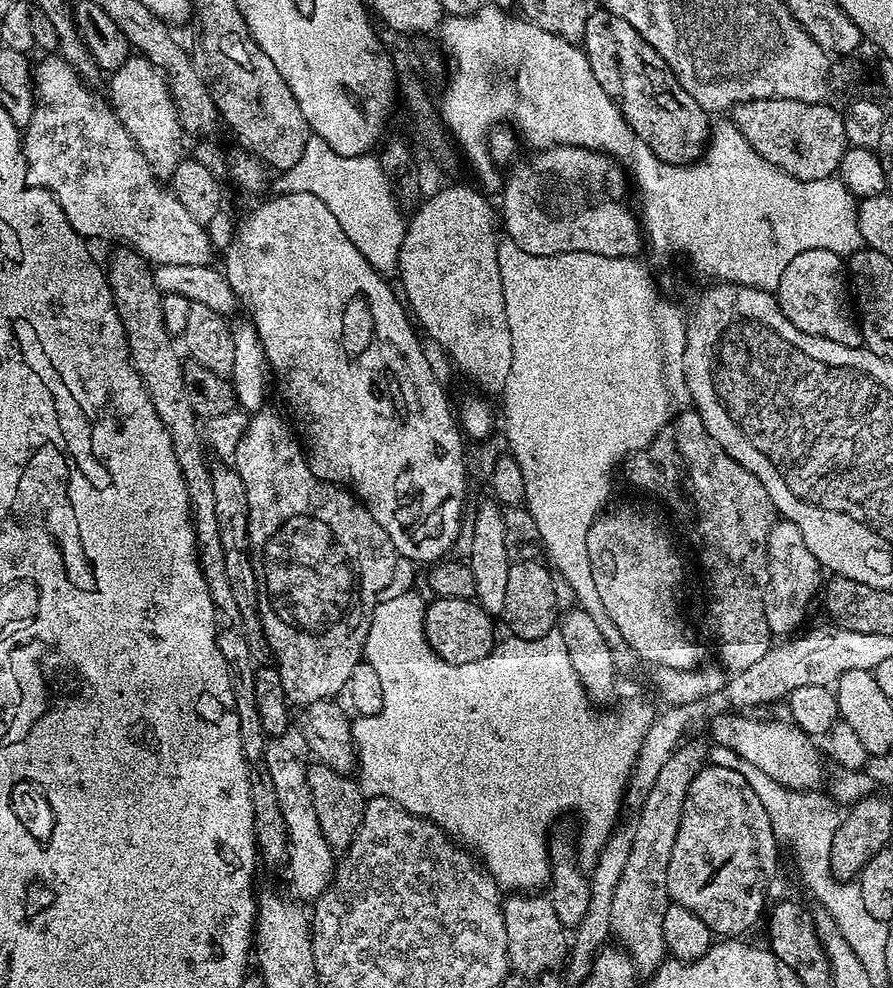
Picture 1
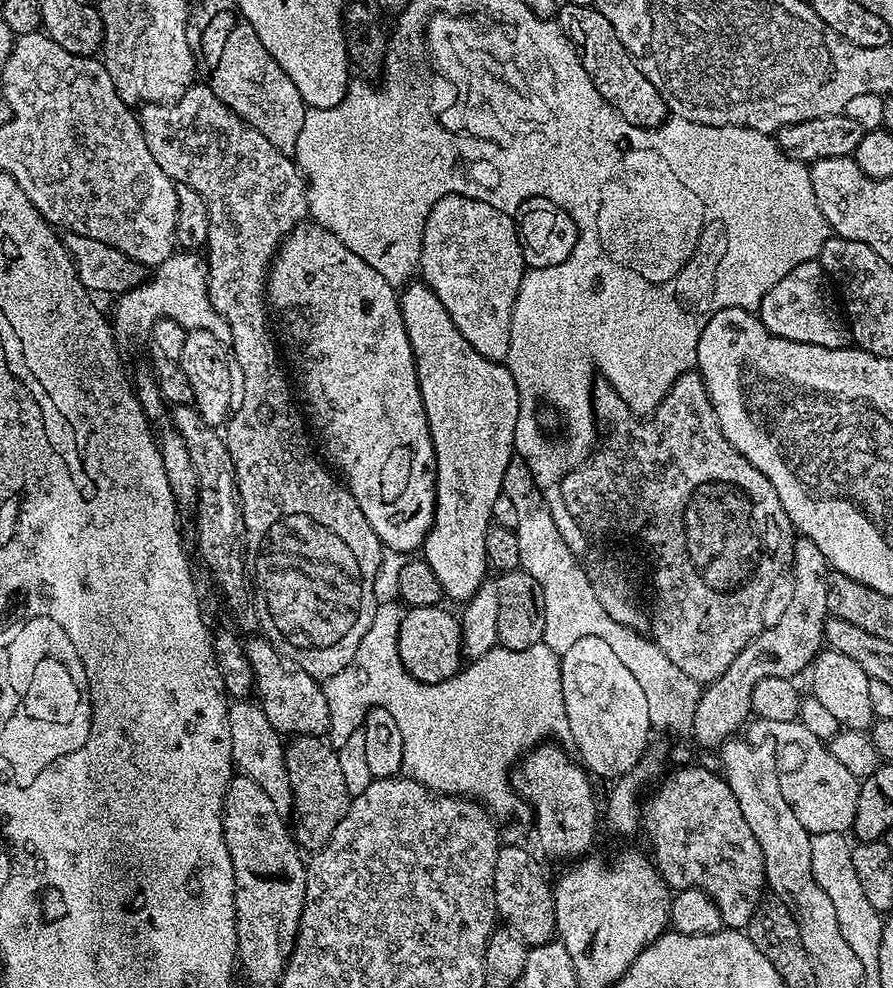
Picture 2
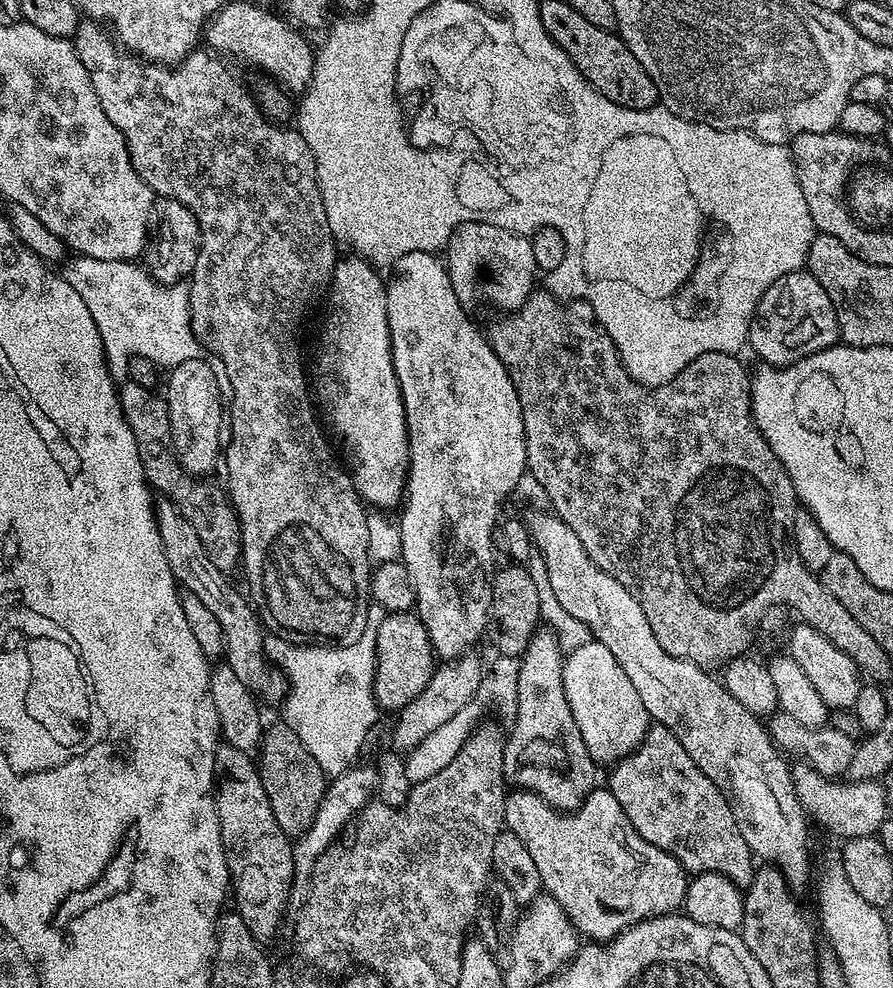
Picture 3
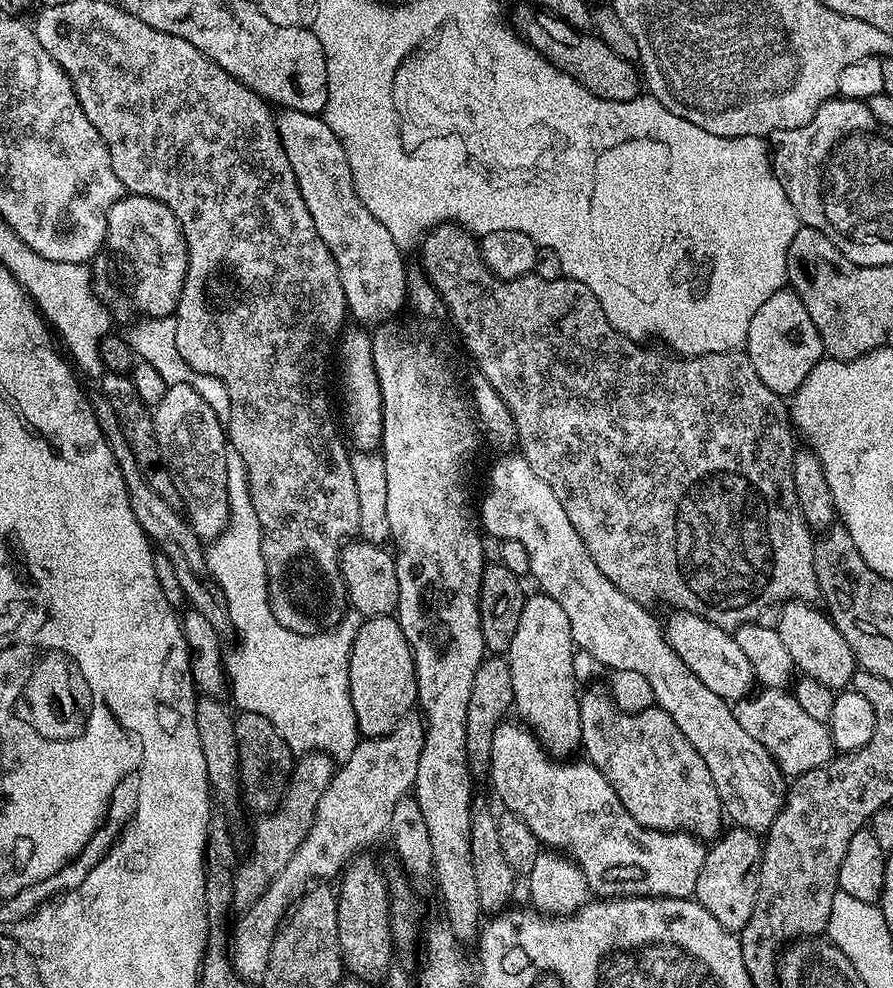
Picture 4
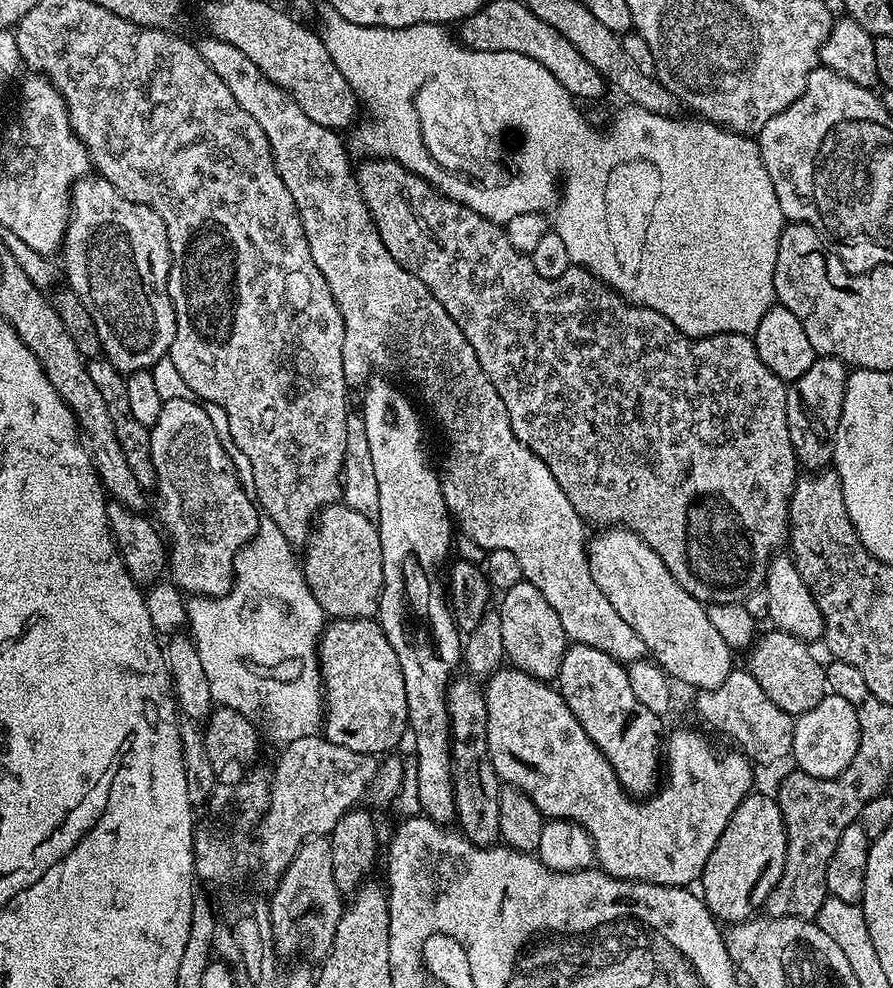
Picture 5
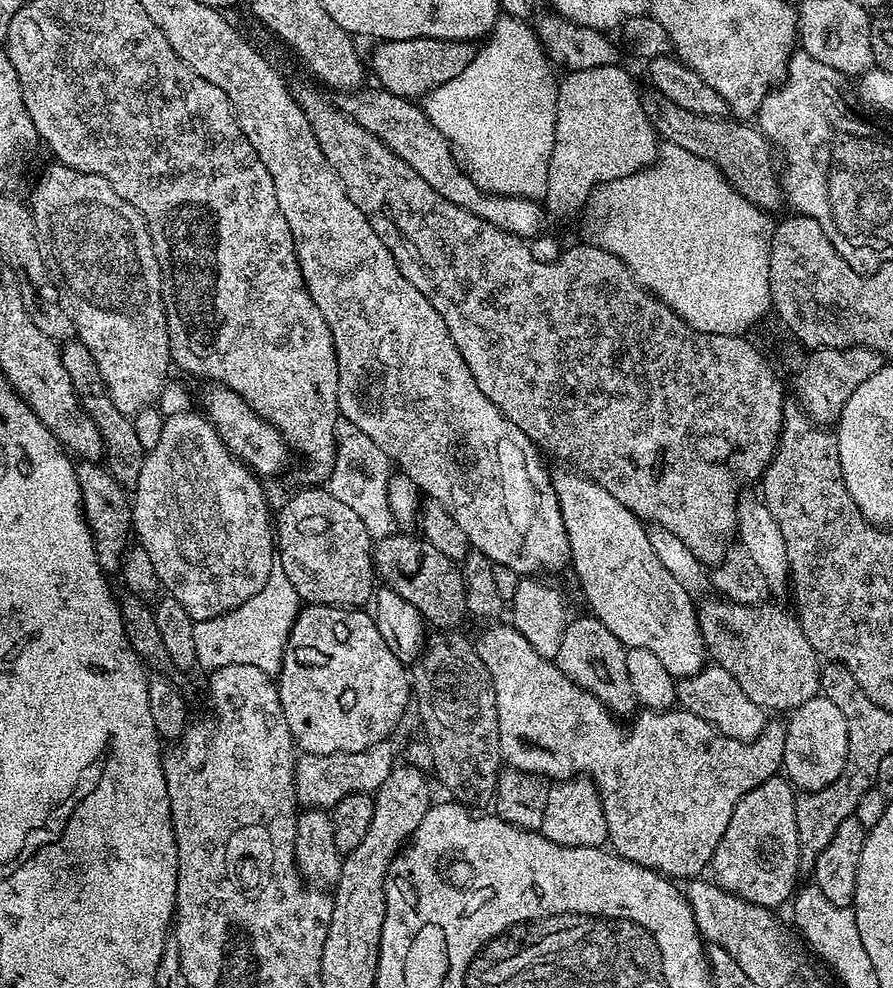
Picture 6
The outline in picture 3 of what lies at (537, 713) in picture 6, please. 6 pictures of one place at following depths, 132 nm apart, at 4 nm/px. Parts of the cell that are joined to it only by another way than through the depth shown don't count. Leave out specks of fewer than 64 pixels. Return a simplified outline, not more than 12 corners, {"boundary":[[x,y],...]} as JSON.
{"boundary":[[597,786],[504,798],[585,941],[675,913],[690,879]]}

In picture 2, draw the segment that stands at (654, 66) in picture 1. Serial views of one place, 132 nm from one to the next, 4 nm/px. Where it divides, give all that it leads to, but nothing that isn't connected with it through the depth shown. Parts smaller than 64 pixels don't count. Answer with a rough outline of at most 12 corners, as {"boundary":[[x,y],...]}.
{"boundary":[[561,3],[559,23],[598,94],[639,128],[668,103],[595,6]]}

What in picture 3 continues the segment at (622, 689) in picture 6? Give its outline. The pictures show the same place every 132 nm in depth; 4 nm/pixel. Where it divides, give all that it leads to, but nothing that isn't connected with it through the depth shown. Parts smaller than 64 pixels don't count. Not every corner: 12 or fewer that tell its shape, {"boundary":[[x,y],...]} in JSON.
{"boundary":[[670,730],[611,765],[630,826],[685,872],[748,887],[728,798]]}

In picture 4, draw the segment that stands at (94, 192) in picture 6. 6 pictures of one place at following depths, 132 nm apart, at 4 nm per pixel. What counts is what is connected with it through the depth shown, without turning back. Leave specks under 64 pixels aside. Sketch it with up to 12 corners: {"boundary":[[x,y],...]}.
{"boundary":[[149,196],[108,212],[90,264],[105,309],[175,313],[188,269],[178,218]]}

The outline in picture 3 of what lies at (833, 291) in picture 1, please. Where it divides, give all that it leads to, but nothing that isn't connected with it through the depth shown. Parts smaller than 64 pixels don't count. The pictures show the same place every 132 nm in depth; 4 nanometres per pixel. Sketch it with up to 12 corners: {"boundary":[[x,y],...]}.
{"boundary":[[782,274],[762,294],[747,347],[785,368],[837,347],[822,282]]}

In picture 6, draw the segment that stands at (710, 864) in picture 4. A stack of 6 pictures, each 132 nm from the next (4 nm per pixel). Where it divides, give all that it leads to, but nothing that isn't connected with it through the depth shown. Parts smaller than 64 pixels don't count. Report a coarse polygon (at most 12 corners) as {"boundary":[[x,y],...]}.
{"boundary":[[777,774],[738,801],[718,887],[769,910],[801,875],[796,797]]}

